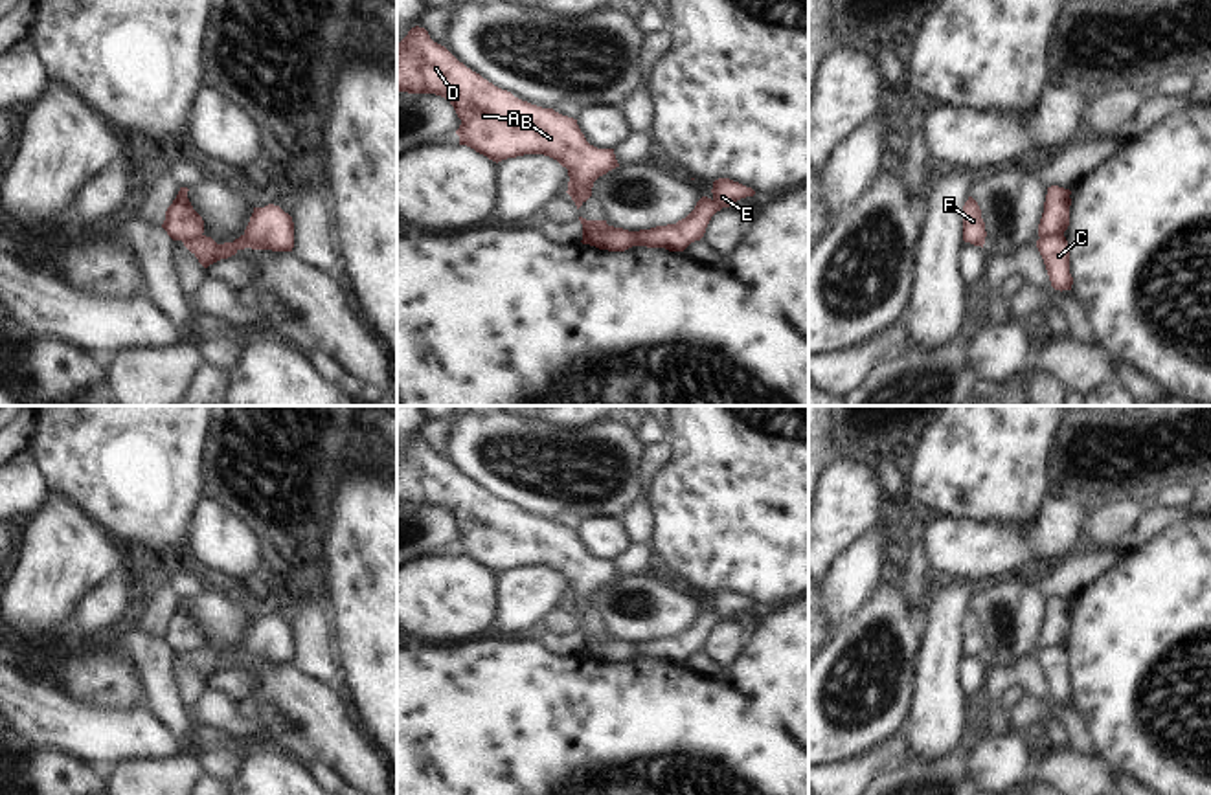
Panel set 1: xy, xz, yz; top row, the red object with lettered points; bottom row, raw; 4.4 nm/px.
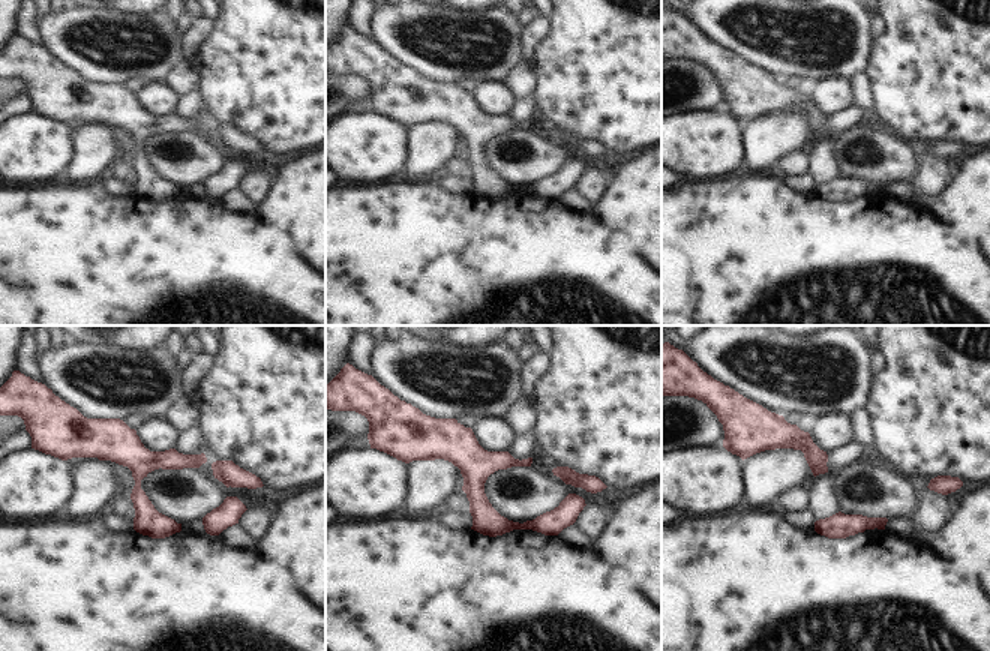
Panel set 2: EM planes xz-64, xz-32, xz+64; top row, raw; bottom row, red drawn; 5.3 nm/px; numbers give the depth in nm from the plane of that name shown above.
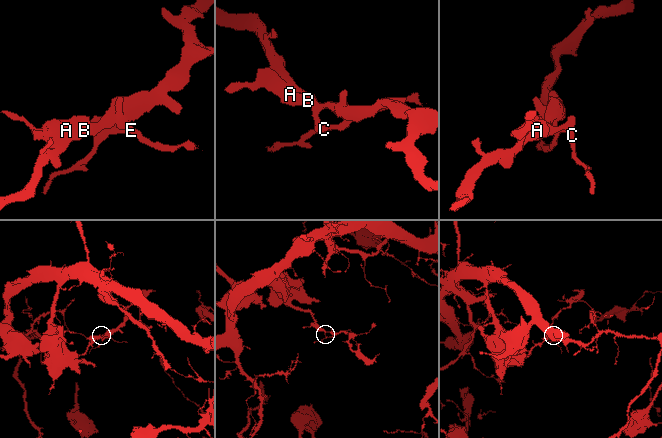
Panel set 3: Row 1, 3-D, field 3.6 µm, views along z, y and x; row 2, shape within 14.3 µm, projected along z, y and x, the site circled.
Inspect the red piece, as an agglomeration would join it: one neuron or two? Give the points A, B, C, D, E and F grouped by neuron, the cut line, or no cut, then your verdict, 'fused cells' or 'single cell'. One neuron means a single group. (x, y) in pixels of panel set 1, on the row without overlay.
A B D F / C E; cut in xz along (609, 638), (598, 643), (590, 656); fused cells

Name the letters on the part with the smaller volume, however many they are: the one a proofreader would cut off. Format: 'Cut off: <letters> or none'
Cut off: C, E

